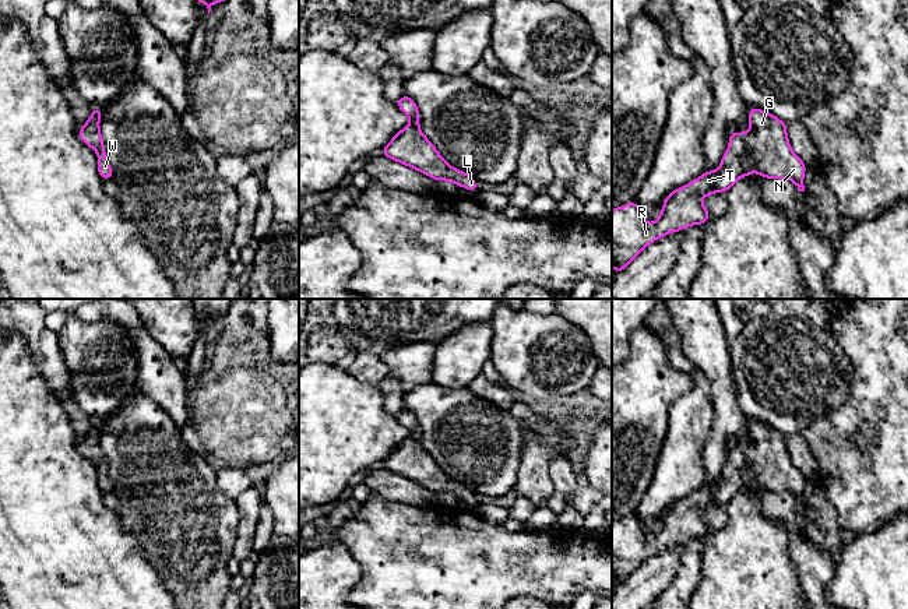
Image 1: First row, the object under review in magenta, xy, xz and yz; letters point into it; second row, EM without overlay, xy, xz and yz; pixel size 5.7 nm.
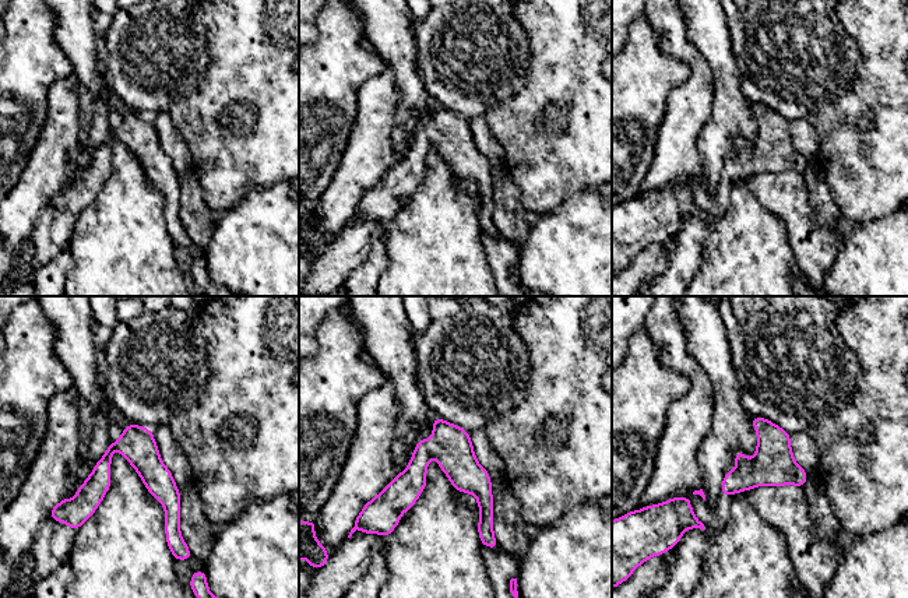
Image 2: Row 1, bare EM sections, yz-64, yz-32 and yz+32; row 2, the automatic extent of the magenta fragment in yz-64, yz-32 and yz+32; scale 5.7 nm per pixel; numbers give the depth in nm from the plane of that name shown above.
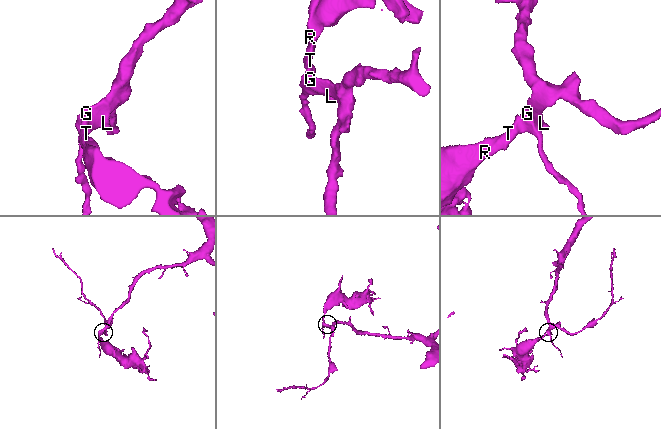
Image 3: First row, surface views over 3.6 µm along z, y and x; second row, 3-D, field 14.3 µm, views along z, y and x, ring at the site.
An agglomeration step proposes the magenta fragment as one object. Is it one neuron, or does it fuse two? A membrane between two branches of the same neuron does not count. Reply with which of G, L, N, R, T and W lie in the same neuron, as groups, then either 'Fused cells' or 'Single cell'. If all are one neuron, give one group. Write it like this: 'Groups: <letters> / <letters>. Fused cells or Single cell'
Groups: G L N R T W. Single cell

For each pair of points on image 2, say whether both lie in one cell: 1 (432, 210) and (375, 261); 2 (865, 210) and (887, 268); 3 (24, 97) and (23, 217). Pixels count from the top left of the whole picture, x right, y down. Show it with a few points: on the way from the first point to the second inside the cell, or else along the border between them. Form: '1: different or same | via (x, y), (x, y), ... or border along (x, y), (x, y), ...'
1: different | border along (386, 229), (386, 267), (377, 281)
2: different | border along (893, 211), (855, 225)
3: different | border along (38, 141), (14, 186)

